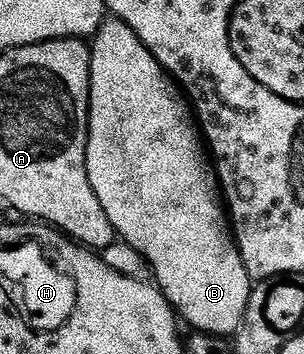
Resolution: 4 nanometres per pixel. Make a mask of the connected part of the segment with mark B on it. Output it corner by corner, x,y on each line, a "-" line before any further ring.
105,18
100,21
96,31
90,37
90,62
88,63
88,141
86,142
86,174
94,194
98,194
98,202
102,202
102,210
106,210
106,218
110,218
112,231
123,243
128,244
144,257
144,263
152,268
151,279
157,288
164,293
172,305
177,317
189,324
189,329
205,334
235,333
244,320
244,311
248,295
252,289
246,266
242,262
236,241
230,231
230,220
218,199
218,181
214,175
213,165
206,155
201,133
198,131
194,112
183,99
176,97
177,81
165,72
164,67
150,54
148,47
130,30
125,20

